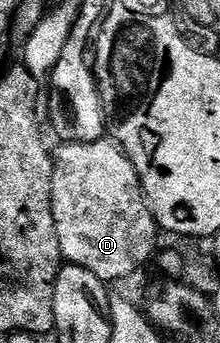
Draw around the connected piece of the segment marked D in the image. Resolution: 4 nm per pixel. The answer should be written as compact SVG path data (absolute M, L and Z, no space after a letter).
M99 139L97 141L68 141L59 144L59 149L56 148L52 153L52 160L54 162L54 170L52 170L52 179L50 186L52 187L52 215L56 219L56 235L60 239L60 251L63 258L69 264L79 265L88 271L92 271L92 275L96 275L103 283L111 283L110 281L122 281L125 277L130 277L137 271L141 265L151 264L152 258L155 256L156 250L159 248L158 236L160 230L156 219L152 215L152 211L148 207L146 197L142 193L142 184L136 175L136 169L132 167L132 163L126 157L124 150L119 145L114 144L110 139Z

